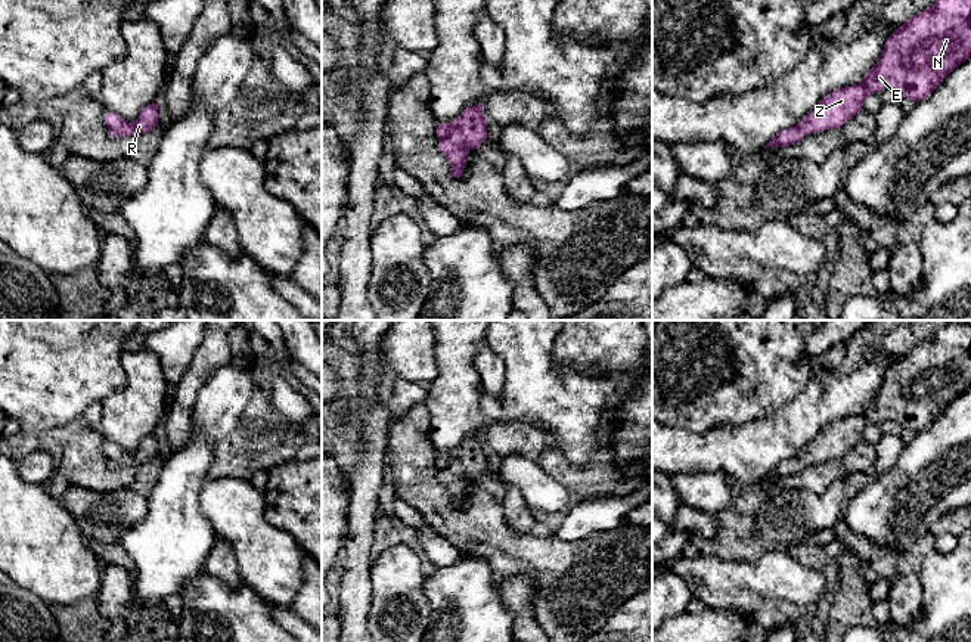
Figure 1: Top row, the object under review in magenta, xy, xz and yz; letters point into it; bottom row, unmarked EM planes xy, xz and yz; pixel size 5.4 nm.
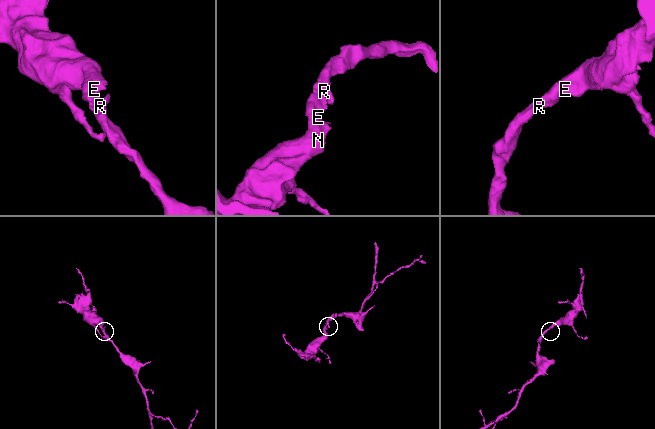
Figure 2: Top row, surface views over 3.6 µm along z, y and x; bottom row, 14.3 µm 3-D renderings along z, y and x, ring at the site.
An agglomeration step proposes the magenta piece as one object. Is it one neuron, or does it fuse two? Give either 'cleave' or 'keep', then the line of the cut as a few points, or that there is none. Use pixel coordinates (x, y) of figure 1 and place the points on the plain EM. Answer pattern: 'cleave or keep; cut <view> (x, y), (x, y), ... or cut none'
keep; cut none

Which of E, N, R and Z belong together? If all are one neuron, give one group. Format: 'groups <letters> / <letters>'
groups E N R Z

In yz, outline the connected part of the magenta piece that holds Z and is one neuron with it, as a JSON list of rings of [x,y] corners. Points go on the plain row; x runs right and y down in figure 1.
[[[944,322],[936,334],[909,348],[885,370],[877,396],[854,416],[841,418],[825,427],[797,456],[781,460],[766,478],[800,472],[806,465],[840,459],[862,441],[865,429],[888,418],[913,432],[925,429],[962,393],[971,387],[971,325]]]

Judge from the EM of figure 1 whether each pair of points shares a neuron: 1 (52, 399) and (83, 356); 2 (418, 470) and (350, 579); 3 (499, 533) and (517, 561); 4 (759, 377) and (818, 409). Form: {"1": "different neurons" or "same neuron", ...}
{"1": "same neuron", "2": "different neurons", "3": "same neuron", "4": "different neurons"}

